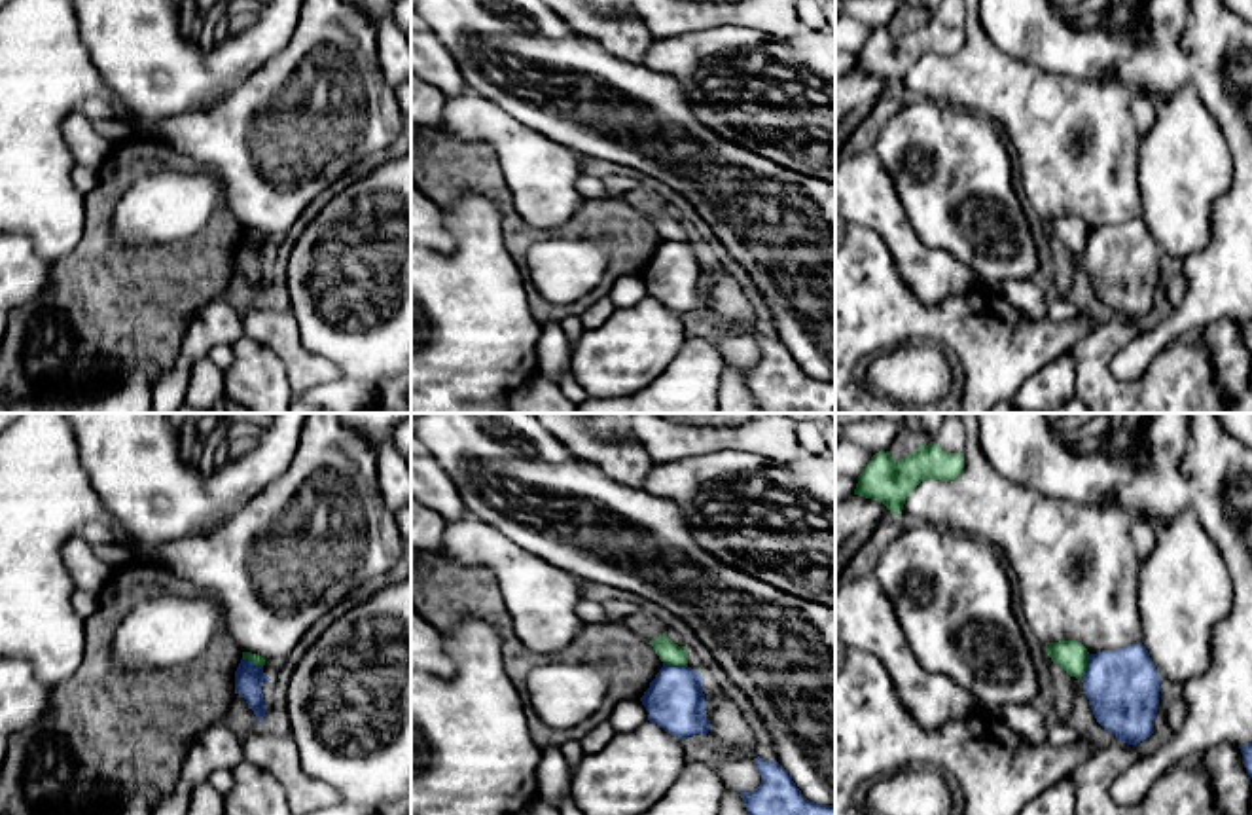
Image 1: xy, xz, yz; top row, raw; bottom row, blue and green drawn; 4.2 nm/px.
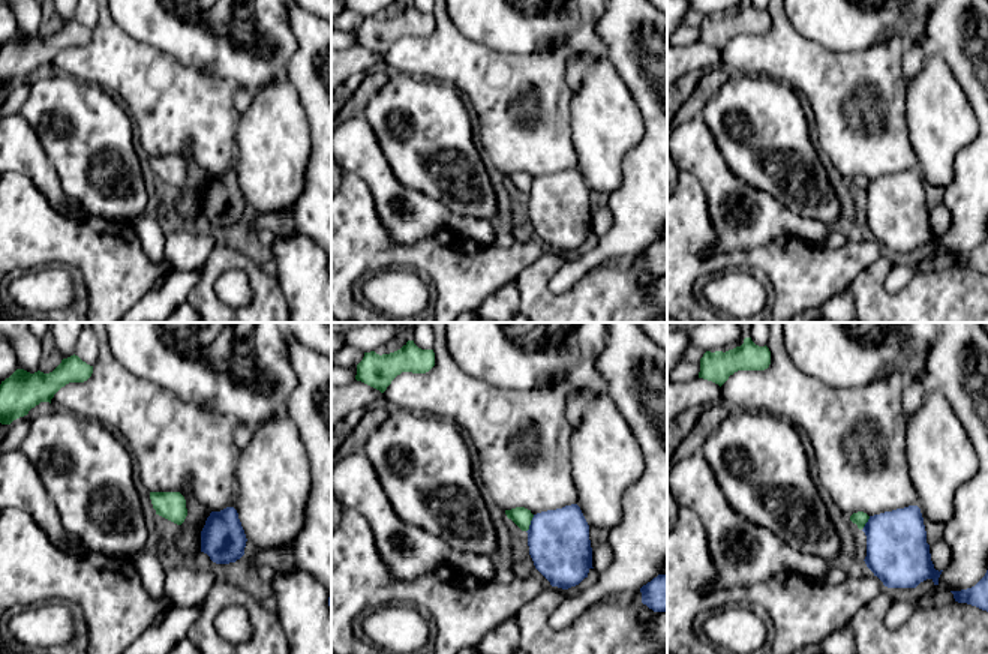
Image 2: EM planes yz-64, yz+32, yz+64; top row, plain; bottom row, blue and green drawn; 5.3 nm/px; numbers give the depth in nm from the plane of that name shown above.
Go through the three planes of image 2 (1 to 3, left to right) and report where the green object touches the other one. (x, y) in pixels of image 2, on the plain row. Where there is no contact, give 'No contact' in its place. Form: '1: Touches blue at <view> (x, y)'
1: No contact
2: Touches blue at yz+32 (531, 188)
3: Touches blue at yz+64 (867, 186)

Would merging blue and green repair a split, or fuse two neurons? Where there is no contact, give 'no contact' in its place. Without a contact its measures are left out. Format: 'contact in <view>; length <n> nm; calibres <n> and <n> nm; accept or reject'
contact in xz; length 110 nm; calibres 240 and 90 nm; reject

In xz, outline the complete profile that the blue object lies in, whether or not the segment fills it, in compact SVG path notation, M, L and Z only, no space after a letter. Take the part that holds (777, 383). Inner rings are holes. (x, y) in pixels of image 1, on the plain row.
M777 335L752 337L761 358L741 370L761 413L835 413L835 381L809 377Z

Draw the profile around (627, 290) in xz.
M623 275L616 279L608 298L616 309L627 309L648 298L648 286L640 275Z

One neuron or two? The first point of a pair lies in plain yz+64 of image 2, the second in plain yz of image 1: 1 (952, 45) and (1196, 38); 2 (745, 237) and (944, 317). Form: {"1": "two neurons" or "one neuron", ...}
{"1": "one neuron", "2": "two neurons"}

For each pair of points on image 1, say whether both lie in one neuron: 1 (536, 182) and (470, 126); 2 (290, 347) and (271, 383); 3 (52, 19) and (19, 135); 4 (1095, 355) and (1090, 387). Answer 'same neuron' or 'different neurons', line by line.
1: same neuron
2: different neurons
3: same neuron
4: same neuron

